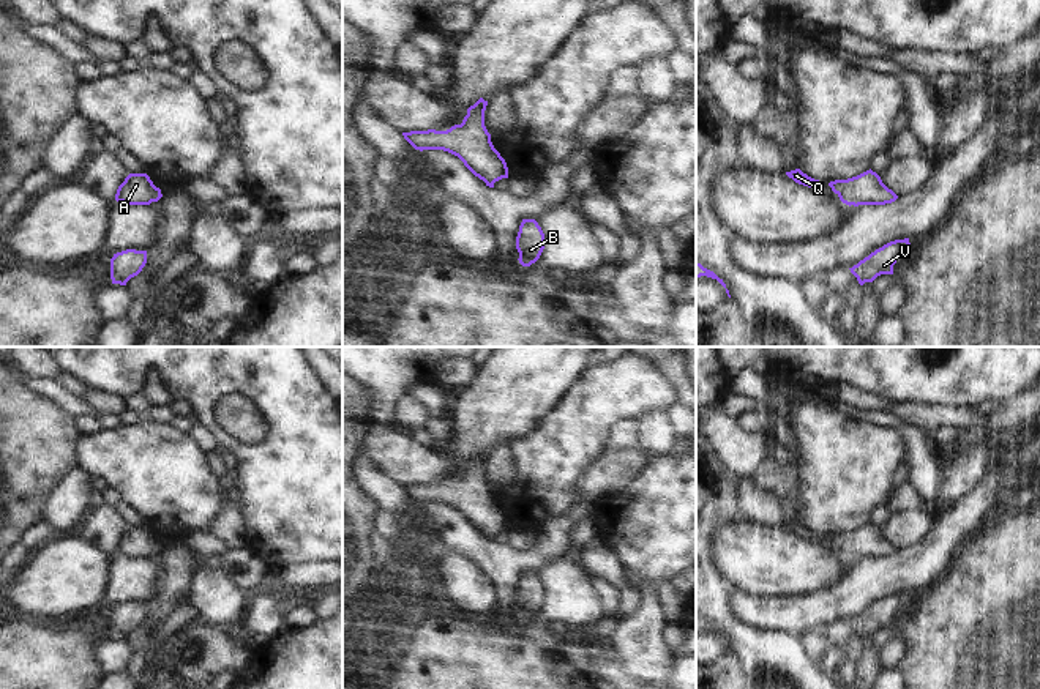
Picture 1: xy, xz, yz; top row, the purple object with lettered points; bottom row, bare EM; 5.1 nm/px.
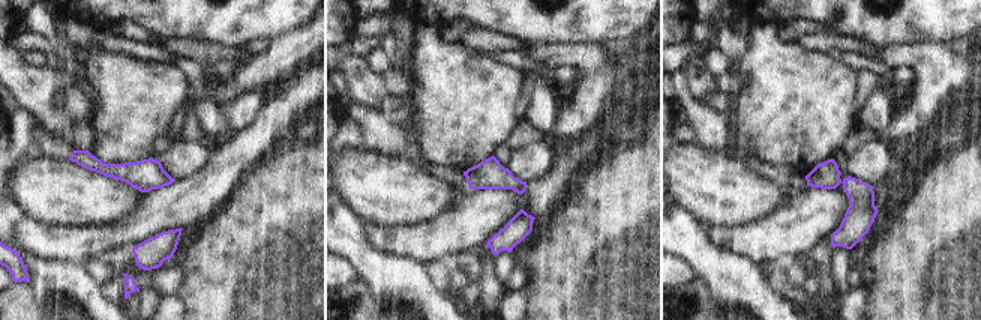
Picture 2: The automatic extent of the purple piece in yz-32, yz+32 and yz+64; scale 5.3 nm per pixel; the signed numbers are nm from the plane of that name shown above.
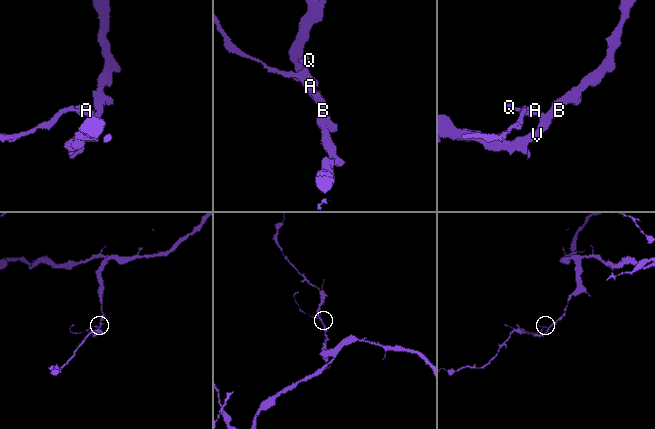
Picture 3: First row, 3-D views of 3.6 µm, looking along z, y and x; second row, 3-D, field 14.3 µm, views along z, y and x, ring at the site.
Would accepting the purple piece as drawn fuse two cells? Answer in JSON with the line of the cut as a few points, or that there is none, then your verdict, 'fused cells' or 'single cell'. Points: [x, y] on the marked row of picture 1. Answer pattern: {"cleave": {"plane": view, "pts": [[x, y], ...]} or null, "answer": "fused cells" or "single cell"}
{"cleave": null, "answer": "single cell"}

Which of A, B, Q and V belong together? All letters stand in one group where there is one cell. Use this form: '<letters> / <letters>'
A B Q V

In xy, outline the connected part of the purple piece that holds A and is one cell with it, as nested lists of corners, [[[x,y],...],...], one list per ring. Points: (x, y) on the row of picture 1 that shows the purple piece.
[[[129,173],[118,186],[115,200],[128,205],[150,205],[163,197],[147,173]]]

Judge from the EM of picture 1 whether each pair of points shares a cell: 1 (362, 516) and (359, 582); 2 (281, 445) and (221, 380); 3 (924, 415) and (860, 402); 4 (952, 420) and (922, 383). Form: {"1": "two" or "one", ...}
{"1": "one", "2": "one", "3": "two", "4": "two"}

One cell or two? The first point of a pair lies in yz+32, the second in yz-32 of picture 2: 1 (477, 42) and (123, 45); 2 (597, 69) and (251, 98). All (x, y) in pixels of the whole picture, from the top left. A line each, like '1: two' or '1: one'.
1: two
2: one

